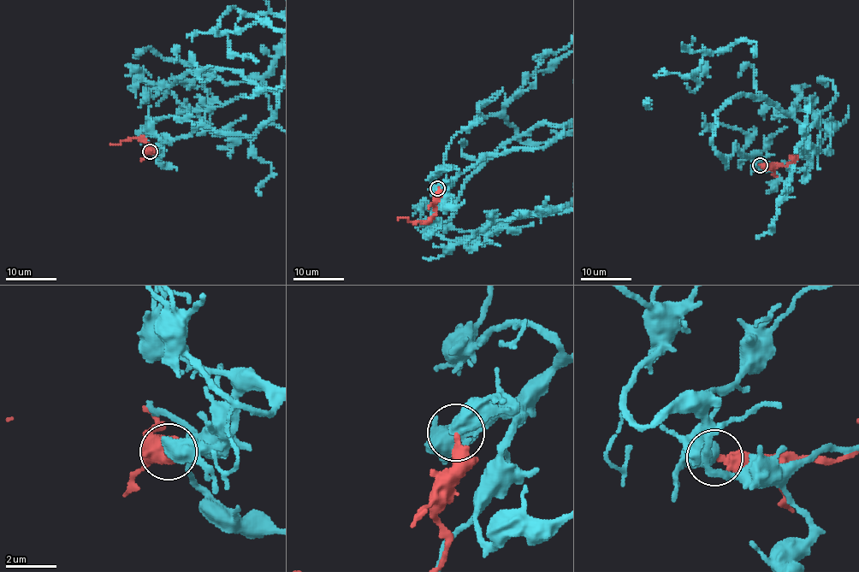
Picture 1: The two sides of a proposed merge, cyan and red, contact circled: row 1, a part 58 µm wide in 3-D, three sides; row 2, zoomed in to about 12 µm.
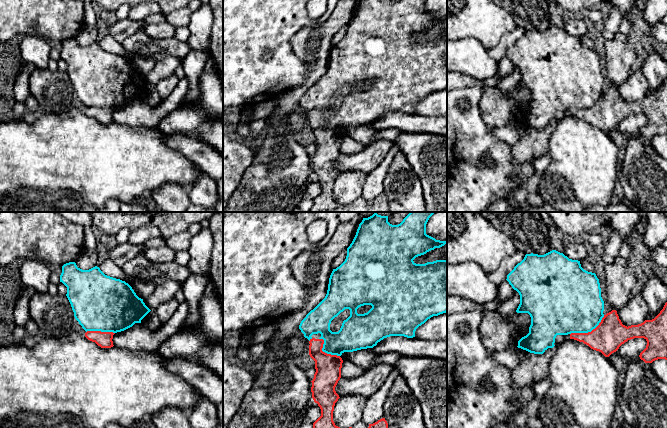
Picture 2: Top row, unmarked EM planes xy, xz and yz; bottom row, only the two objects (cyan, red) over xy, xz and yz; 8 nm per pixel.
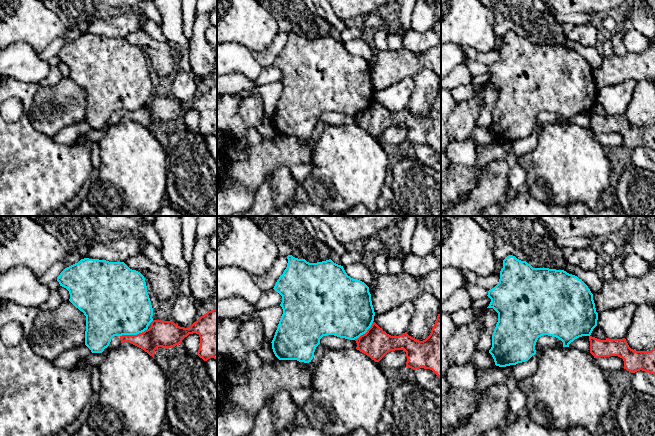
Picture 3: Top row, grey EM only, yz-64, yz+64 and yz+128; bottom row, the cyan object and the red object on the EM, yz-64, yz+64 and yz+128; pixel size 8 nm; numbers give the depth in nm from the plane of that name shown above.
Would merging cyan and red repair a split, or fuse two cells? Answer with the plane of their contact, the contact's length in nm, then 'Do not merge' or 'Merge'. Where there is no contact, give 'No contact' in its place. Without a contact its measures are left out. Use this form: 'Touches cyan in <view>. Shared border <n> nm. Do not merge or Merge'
Touches cyan in yz. Shared border 320 nm. Do not merge

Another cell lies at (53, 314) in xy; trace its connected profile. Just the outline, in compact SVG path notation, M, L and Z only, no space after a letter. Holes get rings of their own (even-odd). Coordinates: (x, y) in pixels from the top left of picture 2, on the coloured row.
M36 292L30 299L30 318L37 324L41 337L59 337L71 331L74 312L67 296Z

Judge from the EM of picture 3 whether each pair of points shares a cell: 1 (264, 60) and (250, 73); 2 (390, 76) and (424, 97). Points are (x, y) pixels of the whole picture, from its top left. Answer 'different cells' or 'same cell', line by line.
1: different cells
2: different cells

